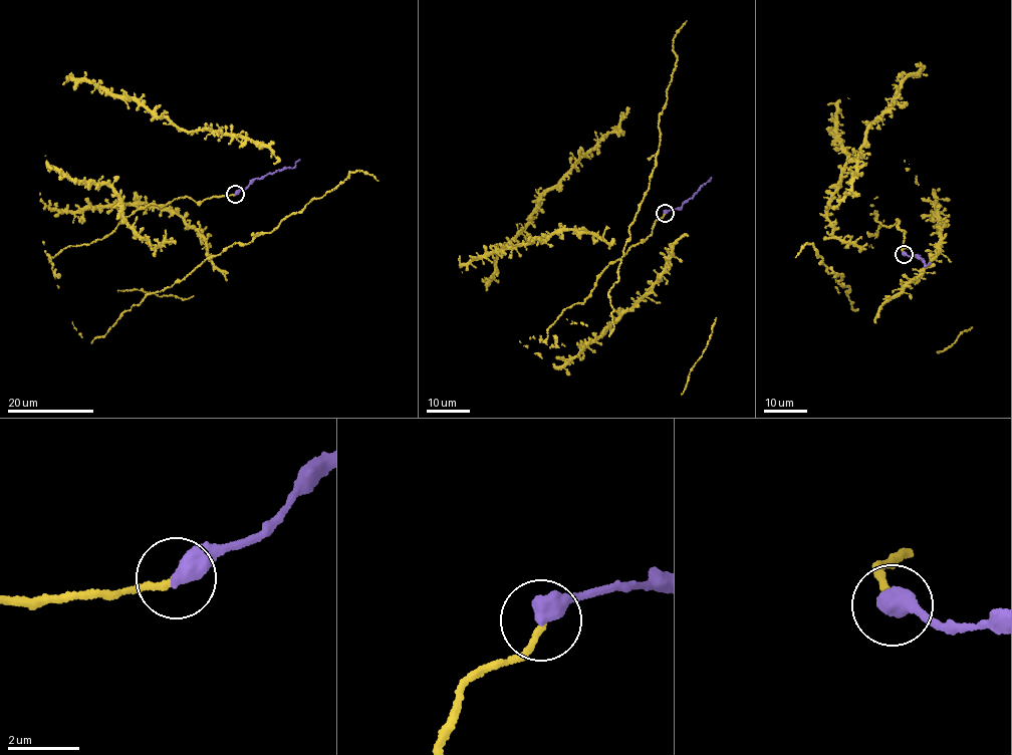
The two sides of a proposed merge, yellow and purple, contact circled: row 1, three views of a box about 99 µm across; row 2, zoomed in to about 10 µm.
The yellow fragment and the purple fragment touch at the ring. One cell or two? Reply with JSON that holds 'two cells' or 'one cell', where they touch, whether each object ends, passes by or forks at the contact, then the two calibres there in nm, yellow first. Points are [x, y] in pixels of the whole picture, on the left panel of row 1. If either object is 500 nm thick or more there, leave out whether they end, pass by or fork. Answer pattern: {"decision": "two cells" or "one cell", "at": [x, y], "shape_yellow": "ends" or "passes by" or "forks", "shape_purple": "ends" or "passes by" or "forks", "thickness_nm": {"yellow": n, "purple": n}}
{"decision": "one cell", "at": [235, 194], "thickness_nm": {"yellow": 170, "purple": 550}}

